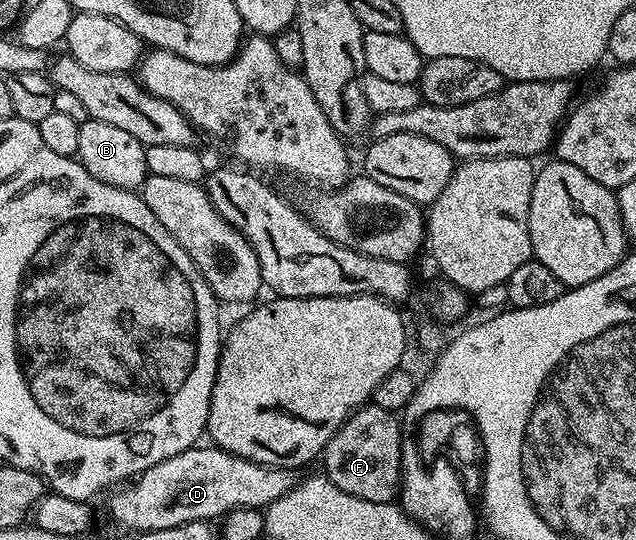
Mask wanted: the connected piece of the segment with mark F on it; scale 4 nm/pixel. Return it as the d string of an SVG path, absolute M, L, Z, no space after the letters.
M373 403L354 410L345 424L329 439L323 449L321 462L322 472L341 491L353 495L357 499L365 499L369 503L392 503L398 498L399 486L403 475L403 430L396 414L385 411Z

